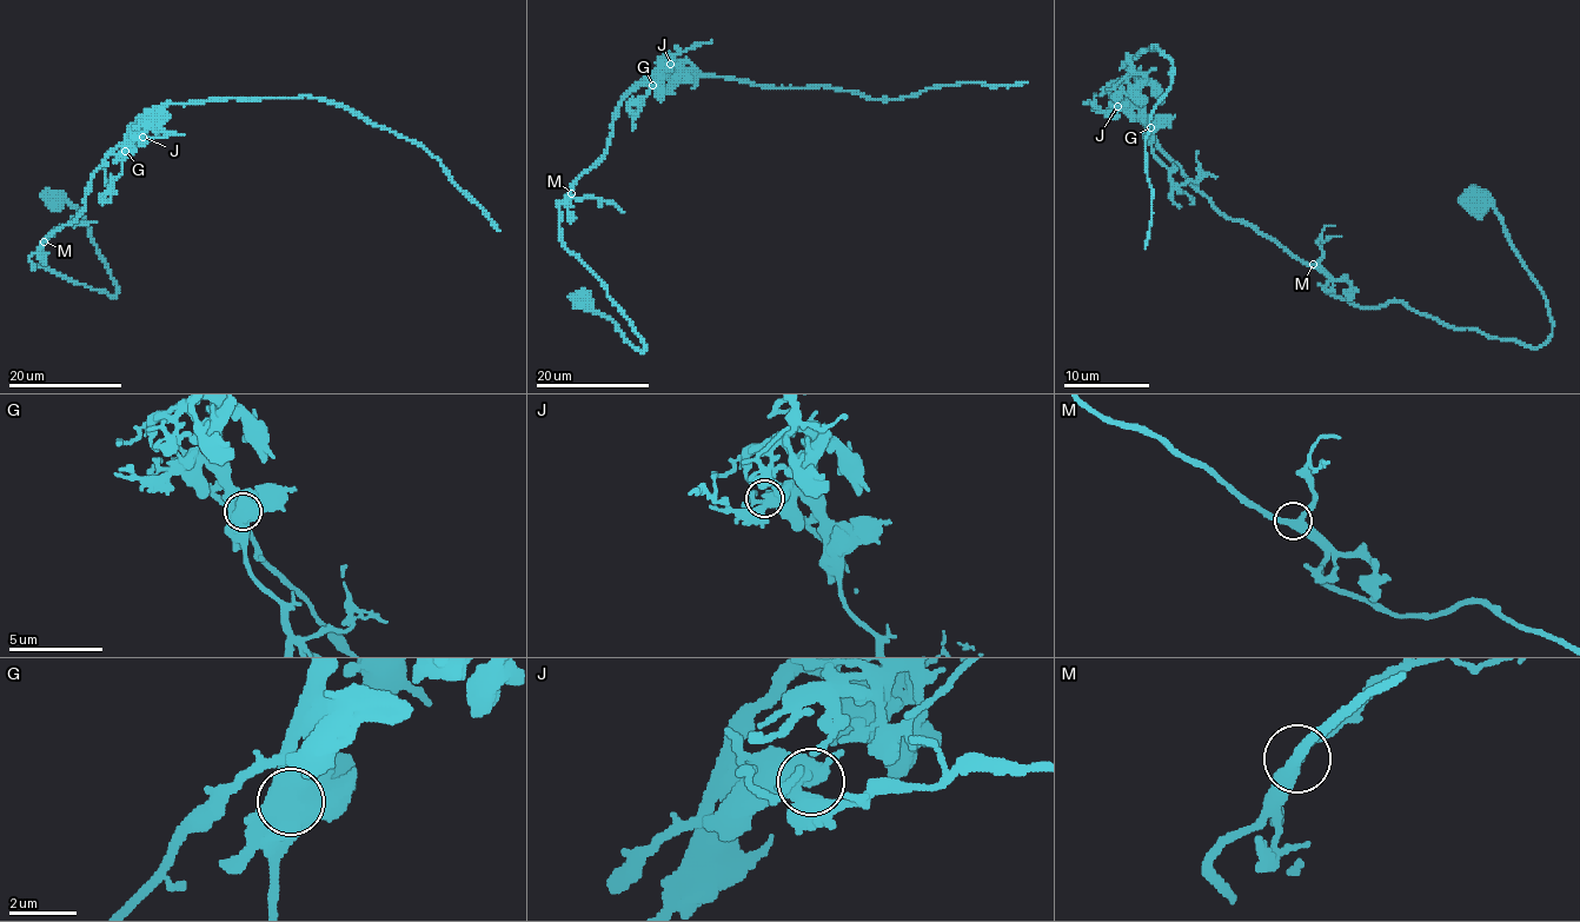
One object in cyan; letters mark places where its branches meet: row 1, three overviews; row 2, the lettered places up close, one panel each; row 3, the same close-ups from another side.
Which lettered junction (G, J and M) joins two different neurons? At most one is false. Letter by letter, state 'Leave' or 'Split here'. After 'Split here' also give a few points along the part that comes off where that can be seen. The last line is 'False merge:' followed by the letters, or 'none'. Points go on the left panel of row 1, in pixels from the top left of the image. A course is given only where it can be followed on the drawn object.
G: Leave
J: Leave
M: Leave
False merge: none

